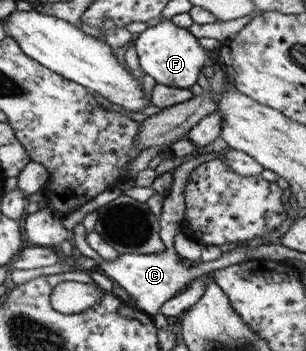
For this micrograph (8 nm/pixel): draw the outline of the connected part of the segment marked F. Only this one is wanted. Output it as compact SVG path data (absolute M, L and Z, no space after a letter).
M160 19L148 26L135 40L134 48L139 67L145 75L153 77L156 83L167 87L189 89L196 83L199 70L209 63L207 51L202 49L187 28L177 27L171 20Z

